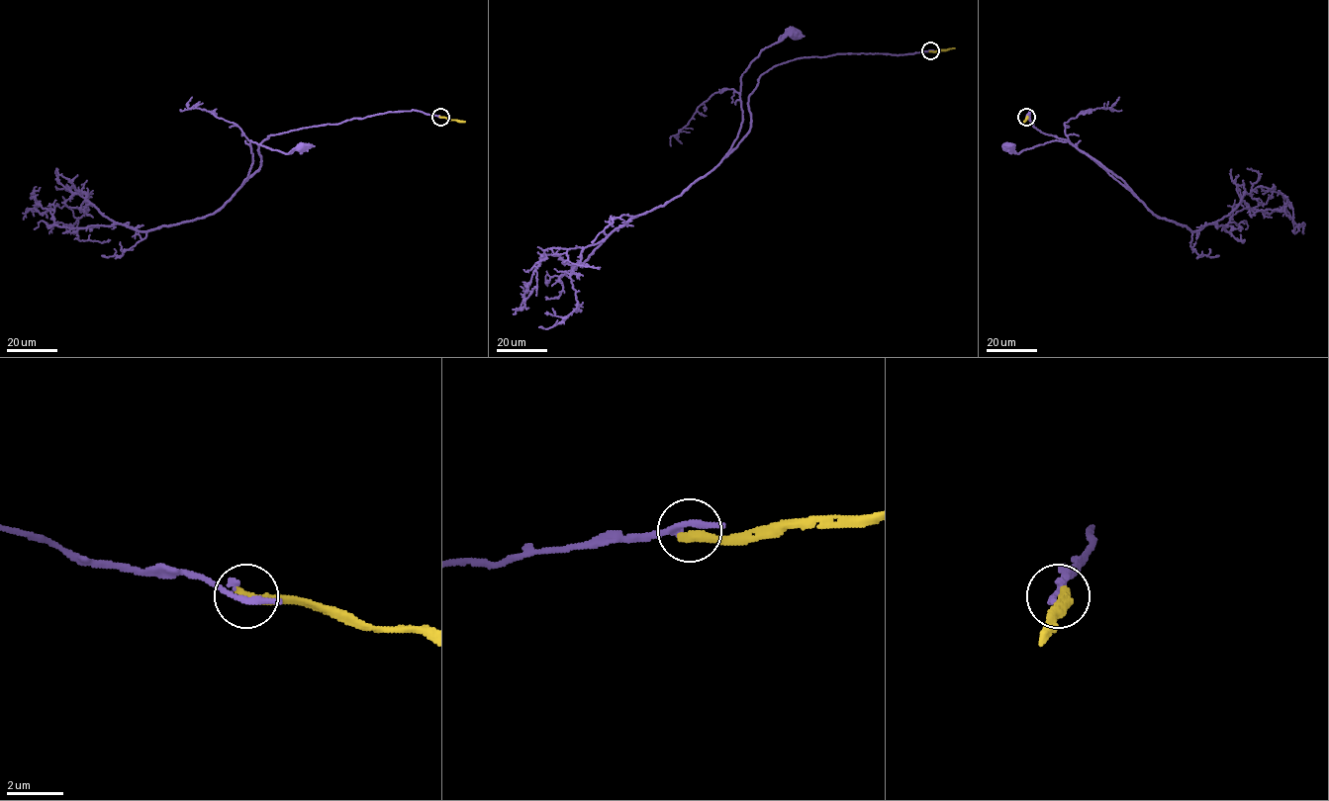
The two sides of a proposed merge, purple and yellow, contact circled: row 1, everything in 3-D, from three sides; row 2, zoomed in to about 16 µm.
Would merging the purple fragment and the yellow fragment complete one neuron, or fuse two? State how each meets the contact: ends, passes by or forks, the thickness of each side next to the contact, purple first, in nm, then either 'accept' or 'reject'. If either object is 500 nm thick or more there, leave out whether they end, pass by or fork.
purple passes by; yellow ends there; 200 nm thick on the purple side, 360 nm on the other; reject

